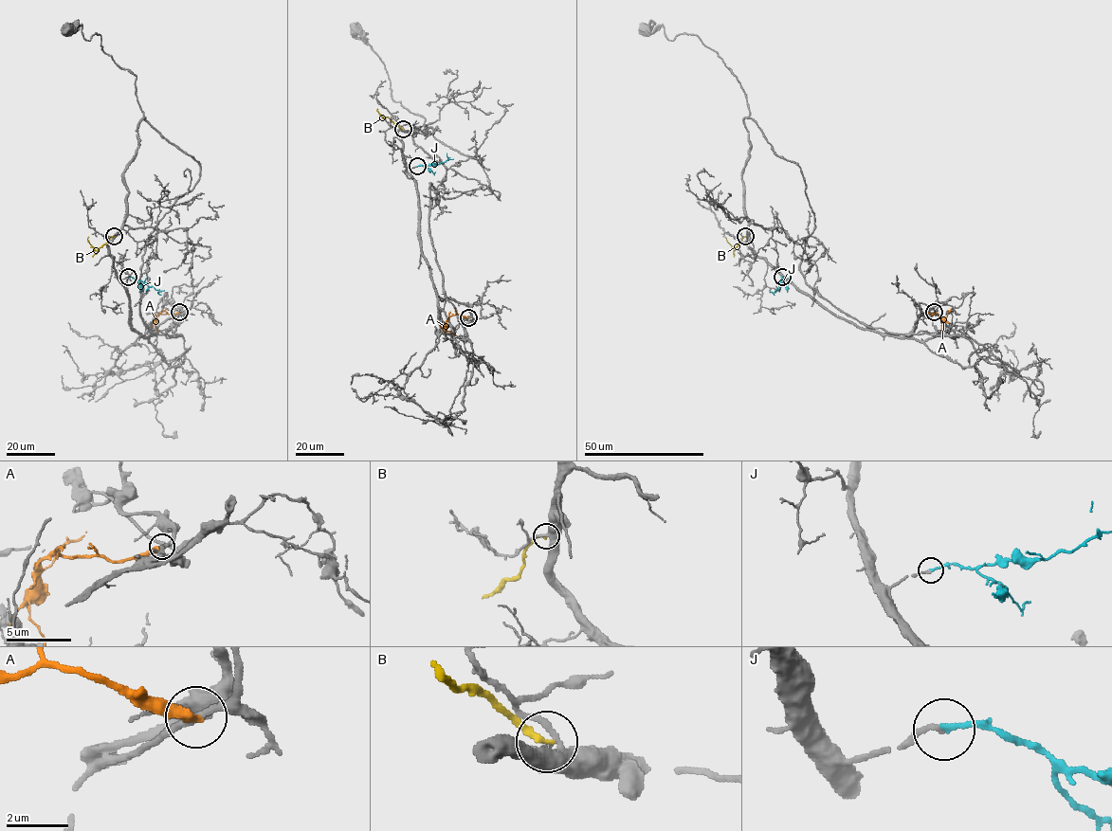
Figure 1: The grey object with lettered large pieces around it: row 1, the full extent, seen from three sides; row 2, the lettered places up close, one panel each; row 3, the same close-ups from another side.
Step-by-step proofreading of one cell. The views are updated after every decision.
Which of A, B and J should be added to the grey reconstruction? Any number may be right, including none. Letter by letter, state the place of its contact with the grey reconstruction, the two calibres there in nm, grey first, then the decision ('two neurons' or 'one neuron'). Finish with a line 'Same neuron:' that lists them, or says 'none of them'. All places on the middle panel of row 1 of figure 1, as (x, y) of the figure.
A: meets grey at (468, 317); 200 nm thick on the grey side, 420 nm on the other; two neurons
B: meets grey at (403, 129); 320 nm thick on the grey side, 200 nm on the other; two neurons
J: meets grey at (417, 166); 180 nm thick on the grey side, 190 nm on the other; one neuron
Same neuron: J

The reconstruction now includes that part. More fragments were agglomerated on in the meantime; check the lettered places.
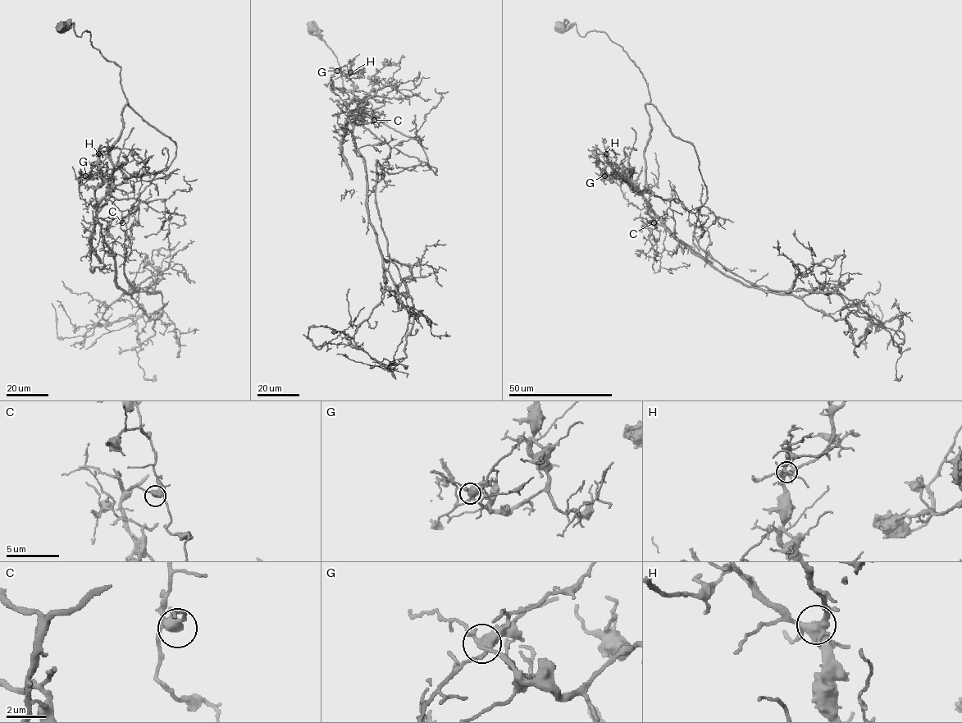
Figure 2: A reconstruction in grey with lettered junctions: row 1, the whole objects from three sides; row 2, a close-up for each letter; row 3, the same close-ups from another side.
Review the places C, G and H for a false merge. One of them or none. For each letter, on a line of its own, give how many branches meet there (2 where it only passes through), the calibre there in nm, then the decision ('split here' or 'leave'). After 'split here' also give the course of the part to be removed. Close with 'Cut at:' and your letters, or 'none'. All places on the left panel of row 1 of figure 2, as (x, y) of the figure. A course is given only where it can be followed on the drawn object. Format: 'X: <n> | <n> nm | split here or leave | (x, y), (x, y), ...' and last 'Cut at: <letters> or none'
C: 4 | 400 nm | leave
G: 4 | 380 nm | split here | (86, 176), (95, 178), (101, 168), (90, 246), (101, 268), (113, 271)
H: 4 | 480 nm | leave
Cut at: G

